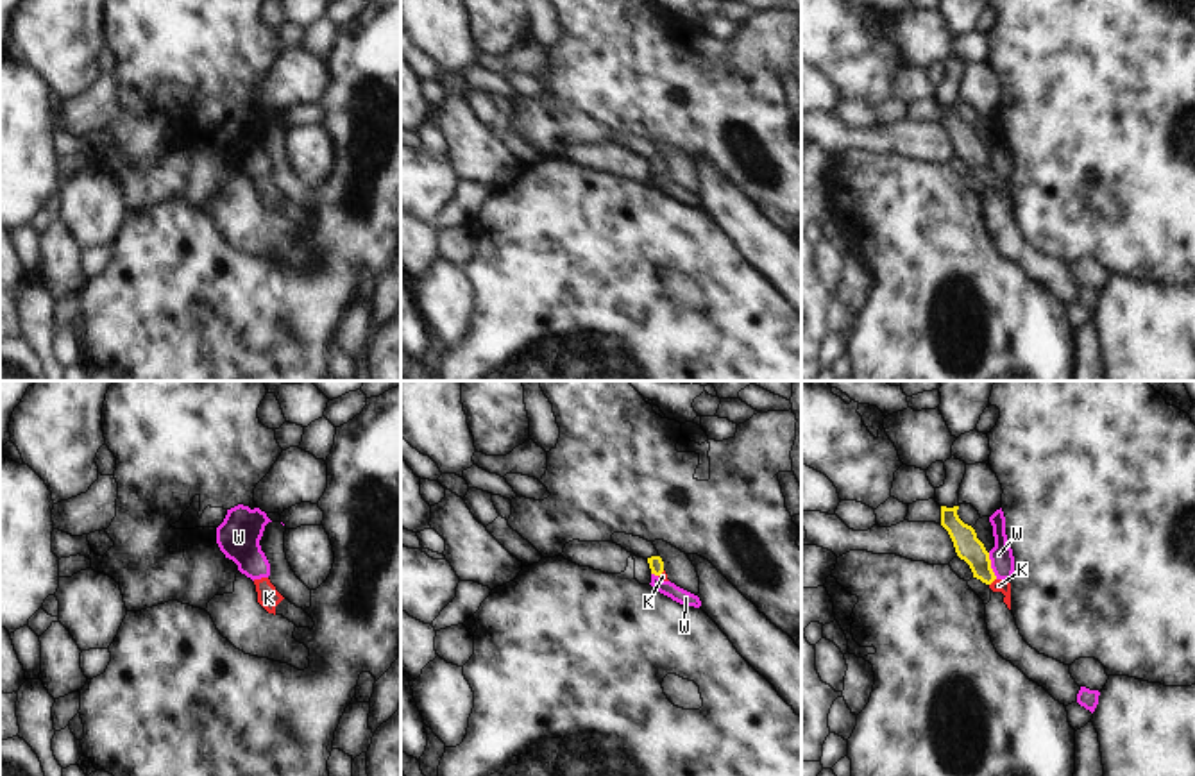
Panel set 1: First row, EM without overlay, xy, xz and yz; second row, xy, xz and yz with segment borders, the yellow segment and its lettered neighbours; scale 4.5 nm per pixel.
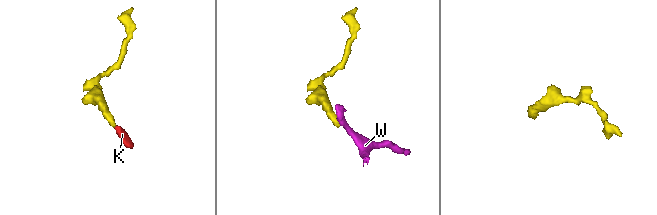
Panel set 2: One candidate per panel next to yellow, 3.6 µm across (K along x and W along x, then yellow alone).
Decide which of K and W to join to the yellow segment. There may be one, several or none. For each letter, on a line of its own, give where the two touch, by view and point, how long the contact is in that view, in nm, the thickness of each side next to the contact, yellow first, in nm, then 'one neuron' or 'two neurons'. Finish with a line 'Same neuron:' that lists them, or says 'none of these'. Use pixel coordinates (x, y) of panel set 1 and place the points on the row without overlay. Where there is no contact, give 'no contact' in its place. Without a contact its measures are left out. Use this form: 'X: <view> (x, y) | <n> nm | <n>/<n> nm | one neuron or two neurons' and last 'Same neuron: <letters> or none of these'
K: yz (993, 179) | 50 nm | 120/60 nm | one neuron
W: yz (990, 165) | 130 nm | 120/110 nm | two neurons
Same neuron: K

